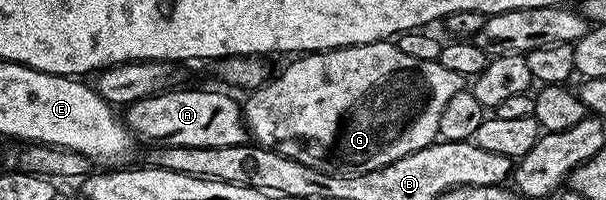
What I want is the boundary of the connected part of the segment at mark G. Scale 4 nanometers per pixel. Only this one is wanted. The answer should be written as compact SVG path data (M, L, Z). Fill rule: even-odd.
M391 39L374 41L364 45L344 45L342 49L312 51L296 56L292 61L295 62L292 65L285 66L280 77L272 76L263 88L254 90L248 96L251 98L248 99L247 105L245 101L245 104L242 106L250 136L265 149L272 149L274 153L285 155L297 163L305 163L305 167L313 167L317 171L332 173L333 175L377 171L377 167L385 167L413 151L421 151L425 147L434 145L439 137L441 115L444 113L449 99L453 99L453 95L457 95L465 87L465 78L457 75L457 71L448 71L447 68L441 67L441 63L438 60L412 59L410 55L405 55L405 51L401 51L398 44Z

